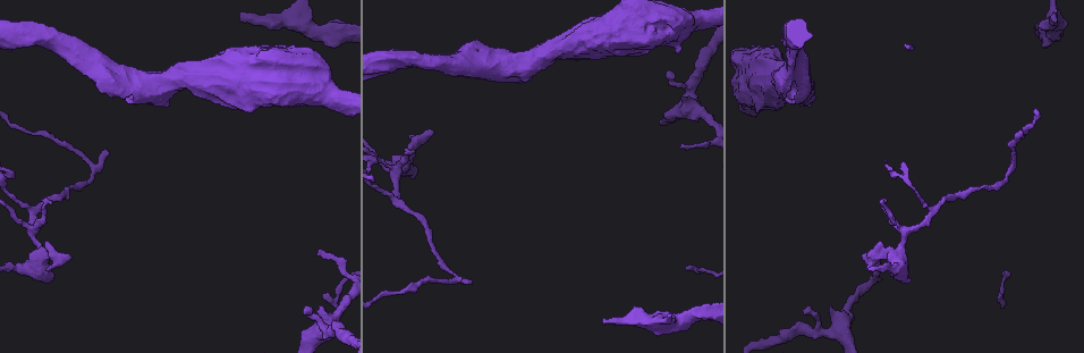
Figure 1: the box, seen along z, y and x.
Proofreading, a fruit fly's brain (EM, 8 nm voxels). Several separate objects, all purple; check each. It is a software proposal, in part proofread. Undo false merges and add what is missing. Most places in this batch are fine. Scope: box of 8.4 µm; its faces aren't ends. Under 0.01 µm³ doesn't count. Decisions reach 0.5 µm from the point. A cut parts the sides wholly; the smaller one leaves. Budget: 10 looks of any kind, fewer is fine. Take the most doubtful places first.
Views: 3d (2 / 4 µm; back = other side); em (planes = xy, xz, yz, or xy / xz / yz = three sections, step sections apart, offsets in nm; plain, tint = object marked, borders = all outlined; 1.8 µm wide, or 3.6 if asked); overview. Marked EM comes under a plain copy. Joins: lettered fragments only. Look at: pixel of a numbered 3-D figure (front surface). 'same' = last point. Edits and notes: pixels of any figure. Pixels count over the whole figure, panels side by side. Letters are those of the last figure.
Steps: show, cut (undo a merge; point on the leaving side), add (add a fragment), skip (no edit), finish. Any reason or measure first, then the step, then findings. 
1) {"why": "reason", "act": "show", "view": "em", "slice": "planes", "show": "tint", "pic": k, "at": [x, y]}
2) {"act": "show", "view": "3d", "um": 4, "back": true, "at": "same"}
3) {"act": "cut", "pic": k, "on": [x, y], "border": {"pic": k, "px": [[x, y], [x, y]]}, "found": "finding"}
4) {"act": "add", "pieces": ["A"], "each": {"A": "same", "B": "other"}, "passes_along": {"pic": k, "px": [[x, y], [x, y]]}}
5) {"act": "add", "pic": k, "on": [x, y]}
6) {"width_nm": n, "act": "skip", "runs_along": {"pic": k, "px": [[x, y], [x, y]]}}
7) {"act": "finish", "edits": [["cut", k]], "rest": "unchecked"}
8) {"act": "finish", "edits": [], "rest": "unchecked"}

{"why": "an open end", "act": "show", "view": "em", "slice": "planes", "show": "borders", "pic": 1, "at": [303, 314]}

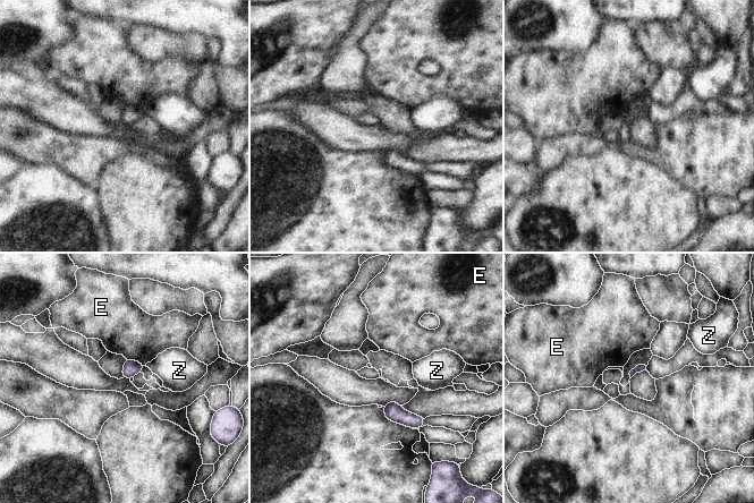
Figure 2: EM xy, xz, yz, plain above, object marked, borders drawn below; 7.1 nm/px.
{"act": "skip", "each": {"E": "other", "Z": "other"}, "border": {"pic": 2, "px": [[126, 358], [133, 358], [145, 365]]}, "found": "no lettered fragment goes on from it"}

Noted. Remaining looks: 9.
{"act": "show", "view": "em", "slice": "planes", "show": "tint", "pic": 1, "at": [32, 214]}

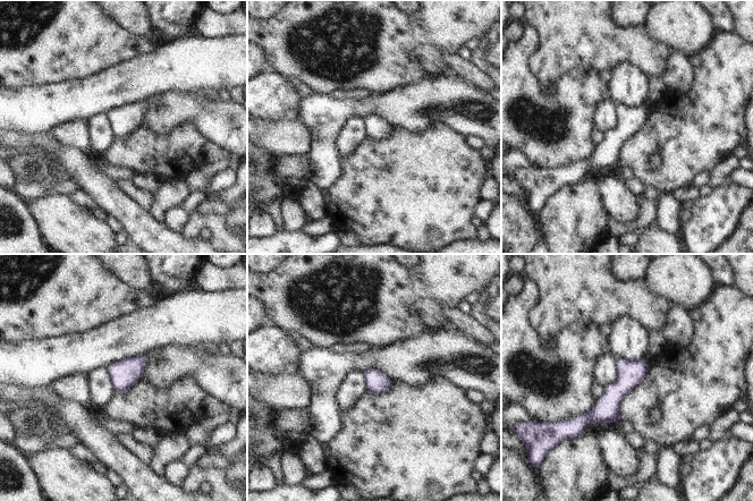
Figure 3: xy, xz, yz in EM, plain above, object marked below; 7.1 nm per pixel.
{"why": "what lies round it", "act": "show", "view": "em", "slice": "planes", "show": "borders", "at": "same"}

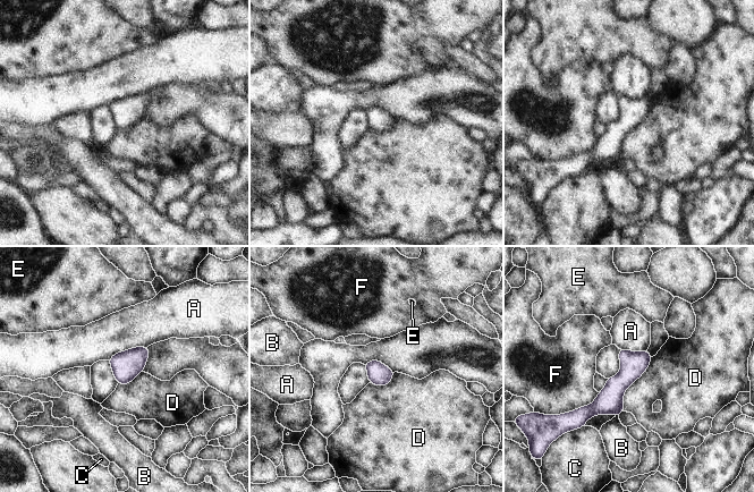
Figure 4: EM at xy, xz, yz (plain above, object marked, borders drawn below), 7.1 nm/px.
{"act": "skip", "each": {"A": "other", "B": "other", "C": "other", "D": "other", "E": "other", "F": "other"}, "found": "all the same neuron"}

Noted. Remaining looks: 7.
{"why": "free end", "act": "show", "view": "3d", "um": 4, "pic": 1, "at": [68, 257]}

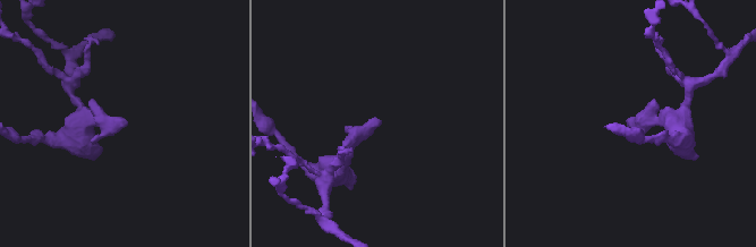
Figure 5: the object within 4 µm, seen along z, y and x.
{"why": "shape alone is not enough", "act": "show", "view": "em", "slice": "yz", "step": 16, "show": "borders", "pic": 5, "at": [125, 120]}

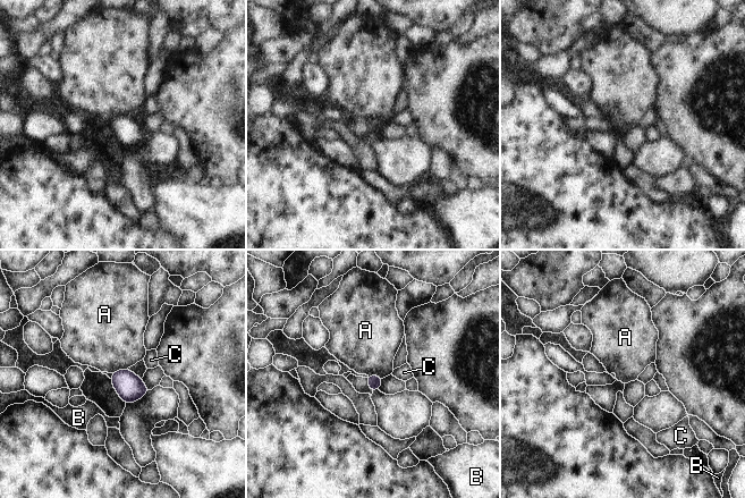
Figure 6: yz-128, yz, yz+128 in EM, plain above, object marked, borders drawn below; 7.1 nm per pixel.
{"why": "another direction", "act": "show", "view": "em", "slice": "xz", "step": 8, "show": "borders", "at": "same"}

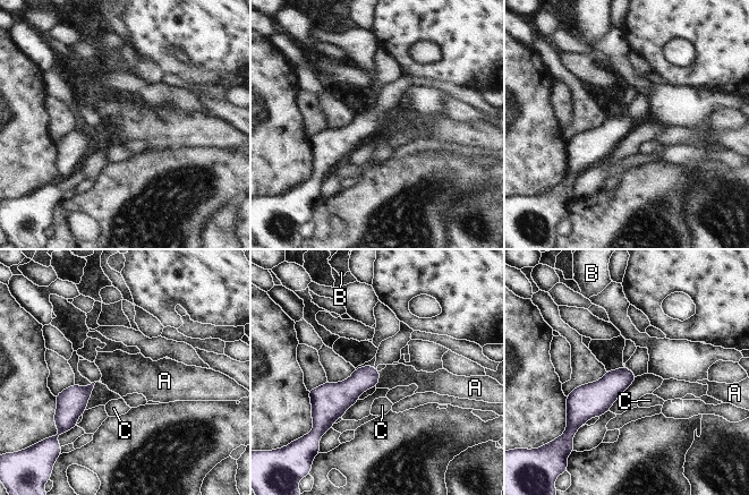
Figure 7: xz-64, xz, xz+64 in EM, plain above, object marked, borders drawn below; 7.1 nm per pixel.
{"width_nm": 160, "longest_contact_nm": ["A", 120], "act": "skip", "each": {"A": "other", "B": "other", "C": "other"}, "found": "none of them fits"}

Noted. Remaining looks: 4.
{"why": "thin end", "act": "show", "view": "em", "slice": "yz", "step": 16, "show": "borders", "pic": 1, "at": [681, 146]}

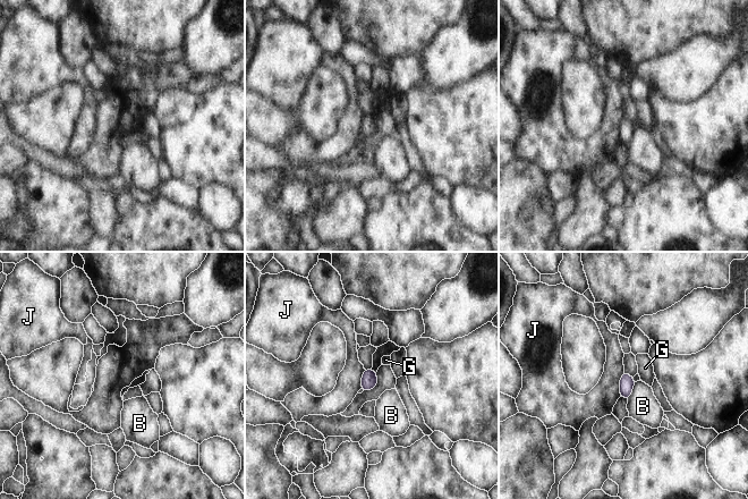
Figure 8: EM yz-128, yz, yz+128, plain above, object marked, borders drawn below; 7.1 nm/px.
{"act": "show", "view": "em", "slice": "planes", "show": "borders", "at": "same"}

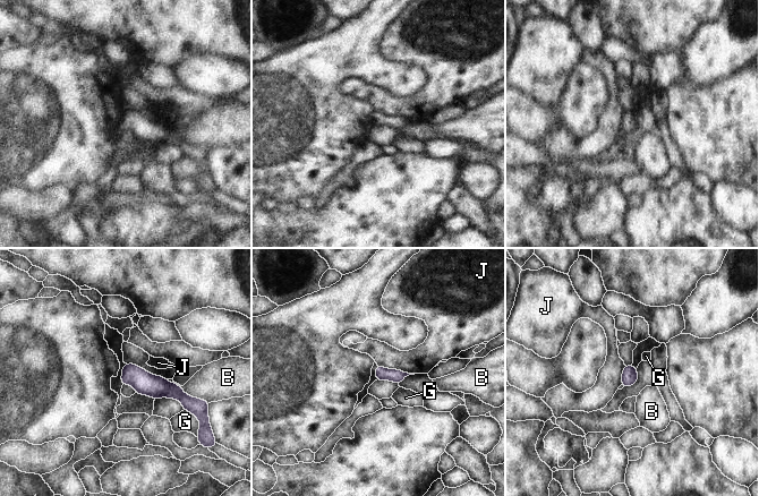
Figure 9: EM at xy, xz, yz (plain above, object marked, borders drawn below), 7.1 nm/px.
{"act": "skip", "each": {"B": "other", "G": "other", "J": "other"}, "border": {"pic": 9, "px": [[377, 364], [414, 374]]}, "found": "none of them fits"}

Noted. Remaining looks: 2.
{"act": "finish", "edits": [], "rest": "unchecked"}

